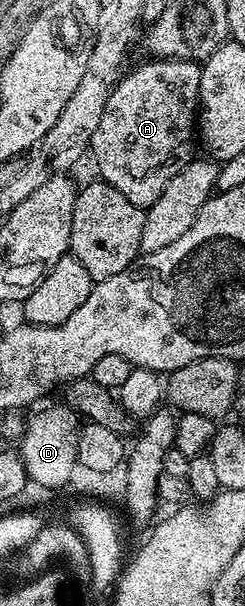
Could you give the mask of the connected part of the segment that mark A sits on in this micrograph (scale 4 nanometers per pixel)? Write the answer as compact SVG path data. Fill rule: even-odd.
M158 58L148 59L148 64L139 64L131 73L120 75L116 85L112 88L109 98L105 102L105 110L101 110L101 122L97 122L97 130L93 130L93 138L91 139L90 155L95 155L95 164L99 167L98 179L104 184L113 186L117 190L121 190L121 194L125 194L125 198L129 198L129 202L133 202L138 208L147 209L150 204L157 202L157 198L161 194L161 190L165 190L165 186L169 186L169 178L173 178L173 174L180 172L191 159L191 140L197 136L197 109L199 107L199 87L201 86L202 67L193 60L160 60Z

